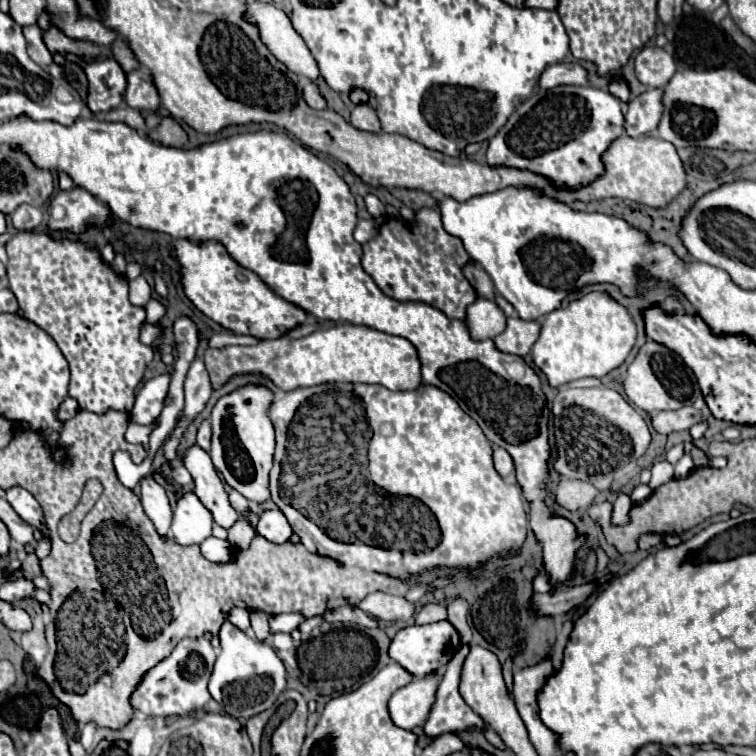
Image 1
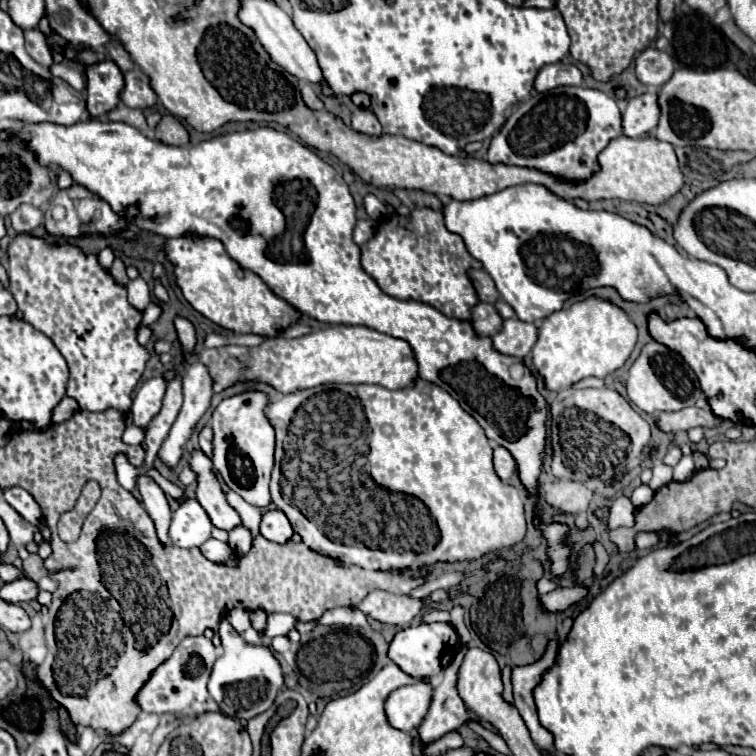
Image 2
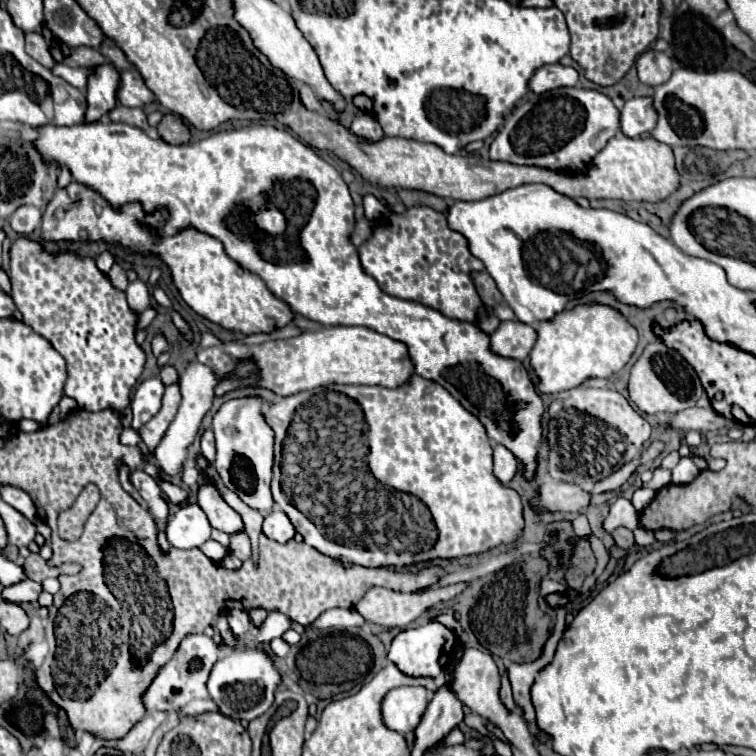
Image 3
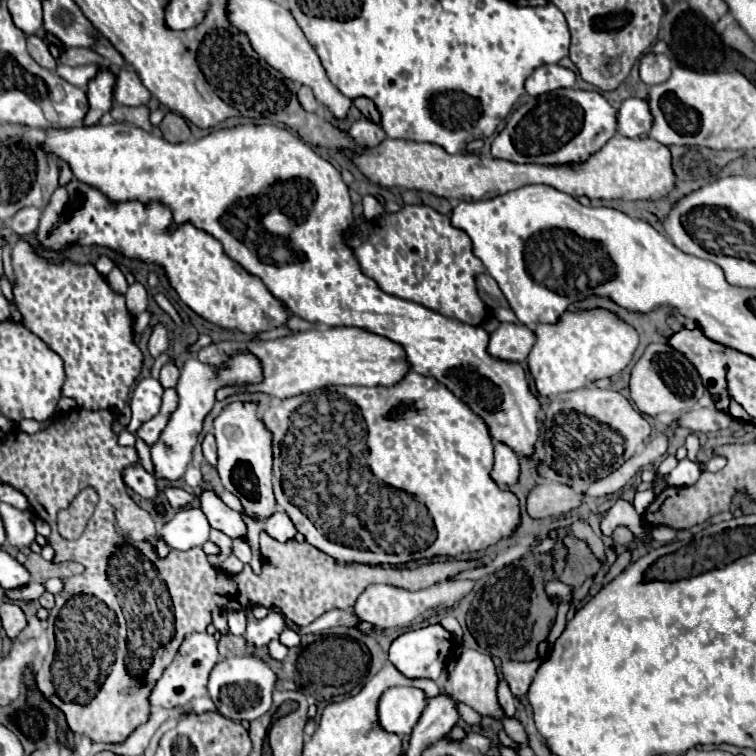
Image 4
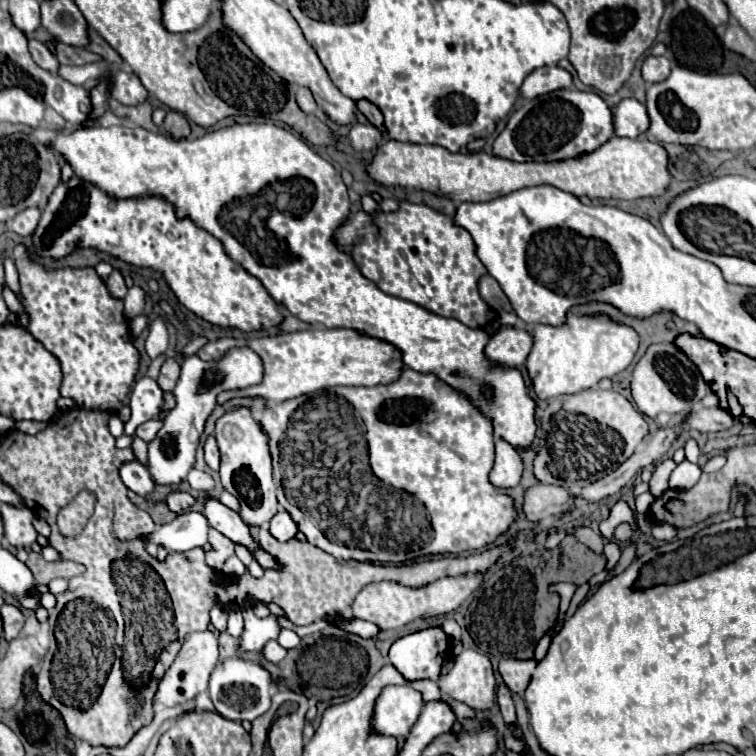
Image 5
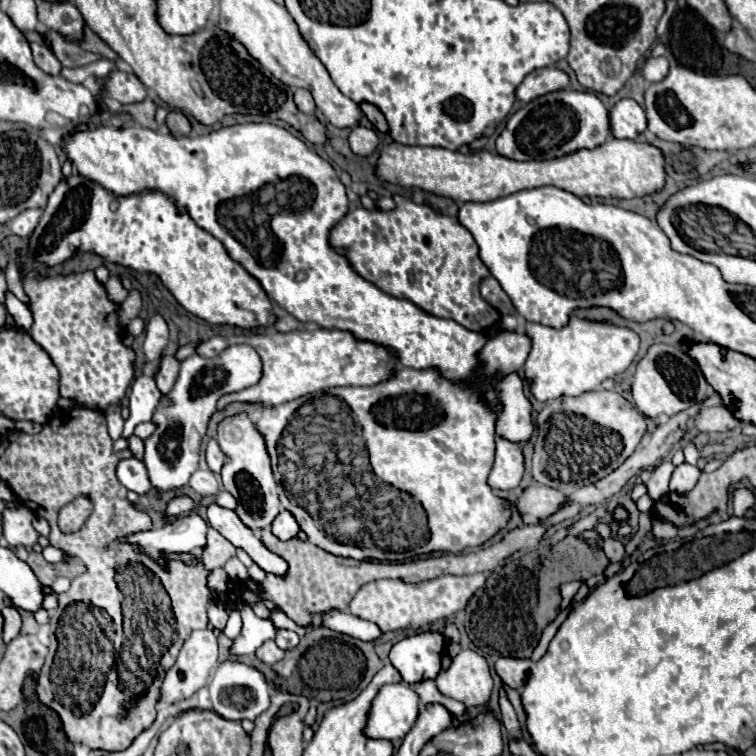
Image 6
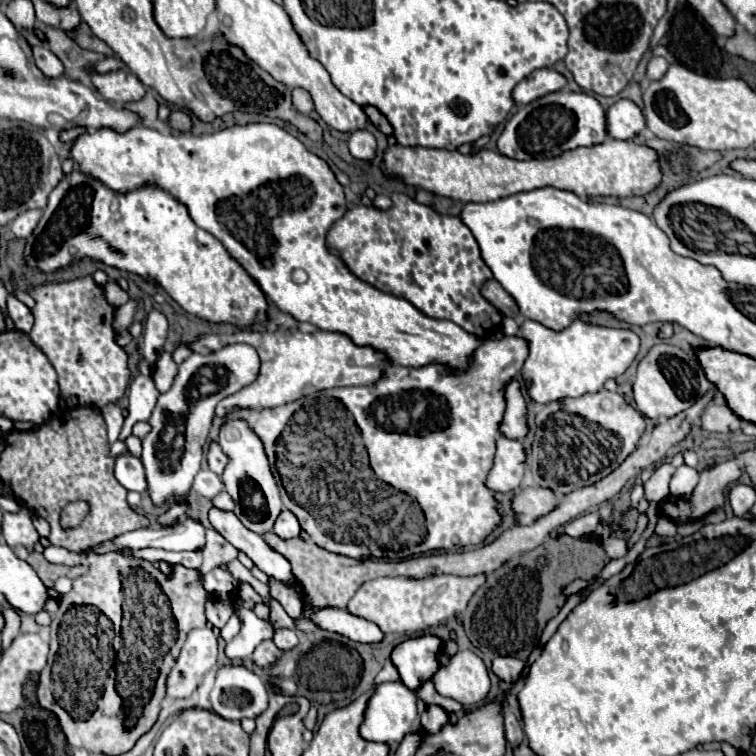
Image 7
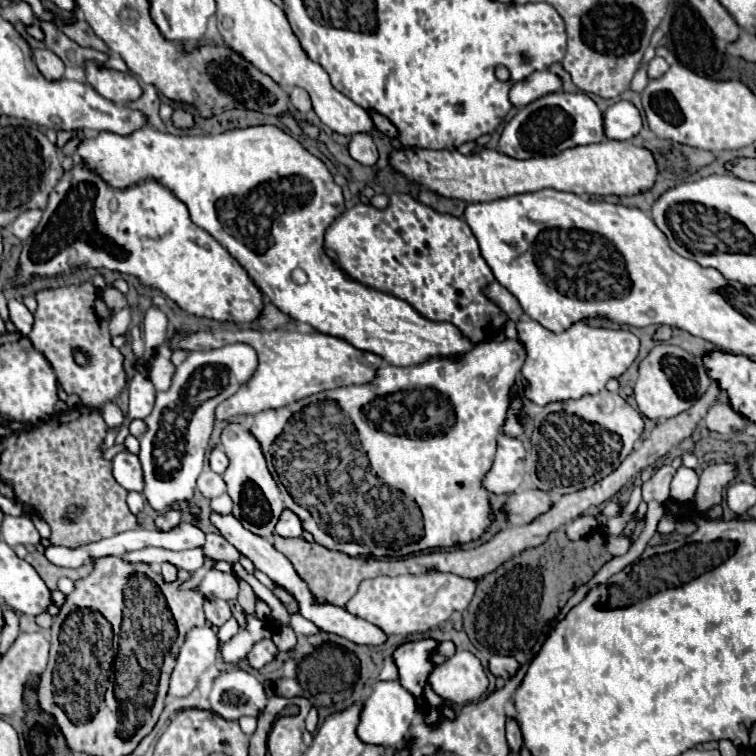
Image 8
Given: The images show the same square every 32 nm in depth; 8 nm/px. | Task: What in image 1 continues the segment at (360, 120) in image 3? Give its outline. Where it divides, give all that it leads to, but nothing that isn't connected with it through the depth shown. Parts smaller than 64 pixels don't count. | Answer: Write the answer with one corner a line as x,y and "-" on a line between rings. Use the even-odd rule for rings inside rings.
356,104
350,118
352,126
366,130
366,132
380,132
380,120
370,104

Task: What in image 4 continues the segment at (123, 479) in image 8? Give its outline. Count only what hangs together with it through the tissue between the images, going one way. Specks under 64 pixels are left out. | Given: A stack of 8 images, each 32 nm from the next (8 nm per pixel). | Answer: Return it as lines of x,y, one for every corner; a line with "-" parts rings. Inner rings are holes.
130,466
130,468
124,468
124,480
142,498
152,500
156,512
164,514
164,506
158,504
158,500
156,500
158,498
158,486
156,486
156,478
152,474
148,474
142,466

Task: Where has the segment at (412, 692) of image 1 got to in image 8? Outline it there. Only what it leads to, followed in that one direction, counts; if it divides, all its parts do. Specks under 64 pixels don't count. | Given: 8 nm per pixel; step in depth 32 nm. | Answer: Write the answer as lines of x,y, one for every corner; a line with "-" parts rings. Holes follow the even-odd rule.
374,680
370,684
370,694
364,702
362,714
360,714
360,724
358,724
358,736
362,742
368,744
382,744
382,746
396,746
398,742
402,742
408,734
408,728
416,716
418,704
416,698
398,682
380,682

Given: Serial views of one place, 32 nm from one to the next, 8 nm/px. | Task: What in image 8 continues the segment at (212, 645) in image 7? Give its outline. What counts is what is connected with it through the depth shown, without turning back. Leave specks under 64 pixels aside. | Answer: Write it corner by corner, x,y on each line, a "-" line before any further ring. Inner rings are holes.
210,624
202,628
192,628
186,634
186,642
180,648
180,656
170,674
168,694
170,696
188,696
198,678
216,662
218,654
218,638

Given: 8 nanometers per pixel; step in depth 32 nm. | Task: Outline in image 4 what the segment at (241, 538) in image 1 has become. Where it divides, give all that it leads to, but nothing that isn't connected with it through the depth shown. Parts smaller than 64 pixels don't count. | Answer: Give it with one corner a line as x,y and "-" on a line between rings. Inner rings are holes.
234,540
232,542
232,552
242,560
242,562
250,562
252,554
250,554
250,544
244,540

